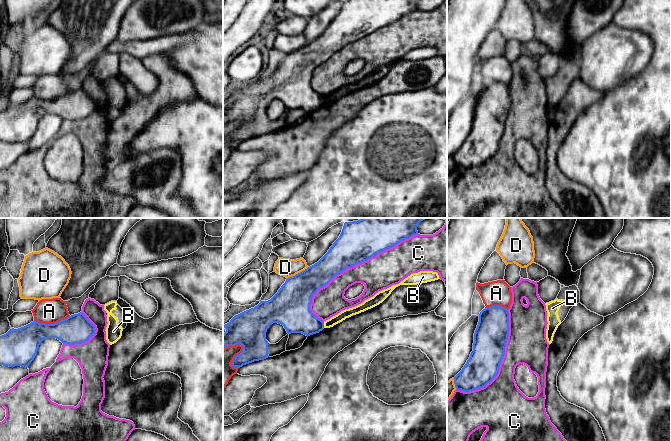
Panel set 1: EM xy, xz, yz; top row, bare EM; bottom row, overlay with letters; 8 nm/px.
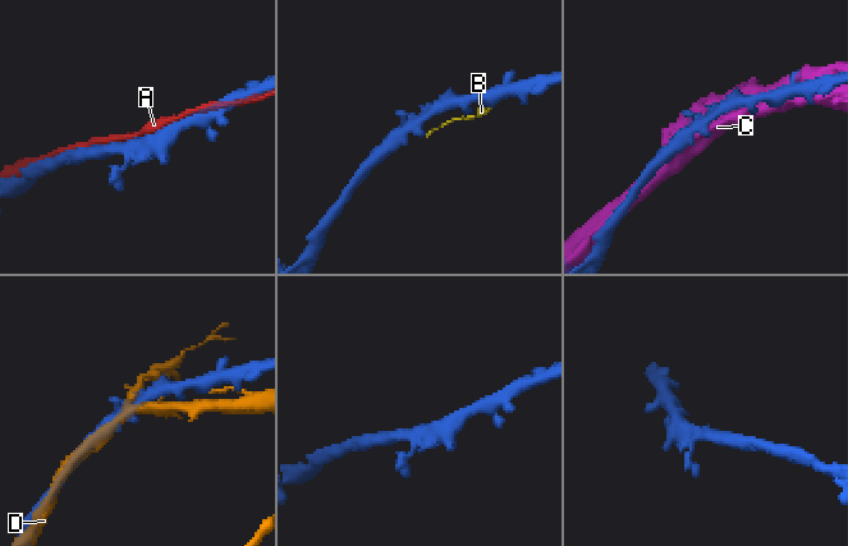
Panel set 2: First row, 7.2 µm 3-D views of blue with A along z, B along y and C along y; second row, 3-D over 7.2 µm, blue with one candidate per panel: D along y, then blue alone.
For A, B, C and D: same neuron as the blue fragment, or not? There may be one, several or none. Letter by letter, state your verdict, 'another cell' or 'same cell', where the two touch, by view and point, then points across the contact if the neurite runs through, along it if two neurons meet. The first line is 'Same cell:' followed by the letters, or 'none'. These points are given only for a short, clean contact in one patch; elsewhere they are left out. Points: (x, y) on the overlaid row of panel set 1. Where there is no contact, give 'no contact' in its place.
Same cell: none
A: another cell; contact xy (51, 324)
B: another cell; contact xz (323, 325); border xz (323, 322), (324, 327)
C: another cell; contact xz (356, 264)
D: another cell; contact xz (298, 273)

